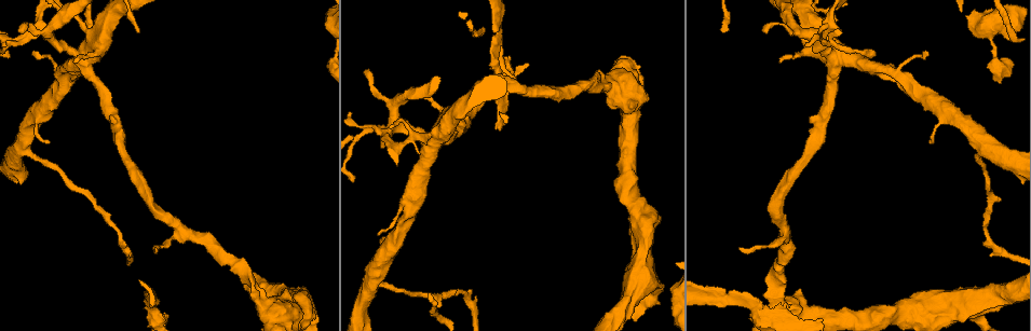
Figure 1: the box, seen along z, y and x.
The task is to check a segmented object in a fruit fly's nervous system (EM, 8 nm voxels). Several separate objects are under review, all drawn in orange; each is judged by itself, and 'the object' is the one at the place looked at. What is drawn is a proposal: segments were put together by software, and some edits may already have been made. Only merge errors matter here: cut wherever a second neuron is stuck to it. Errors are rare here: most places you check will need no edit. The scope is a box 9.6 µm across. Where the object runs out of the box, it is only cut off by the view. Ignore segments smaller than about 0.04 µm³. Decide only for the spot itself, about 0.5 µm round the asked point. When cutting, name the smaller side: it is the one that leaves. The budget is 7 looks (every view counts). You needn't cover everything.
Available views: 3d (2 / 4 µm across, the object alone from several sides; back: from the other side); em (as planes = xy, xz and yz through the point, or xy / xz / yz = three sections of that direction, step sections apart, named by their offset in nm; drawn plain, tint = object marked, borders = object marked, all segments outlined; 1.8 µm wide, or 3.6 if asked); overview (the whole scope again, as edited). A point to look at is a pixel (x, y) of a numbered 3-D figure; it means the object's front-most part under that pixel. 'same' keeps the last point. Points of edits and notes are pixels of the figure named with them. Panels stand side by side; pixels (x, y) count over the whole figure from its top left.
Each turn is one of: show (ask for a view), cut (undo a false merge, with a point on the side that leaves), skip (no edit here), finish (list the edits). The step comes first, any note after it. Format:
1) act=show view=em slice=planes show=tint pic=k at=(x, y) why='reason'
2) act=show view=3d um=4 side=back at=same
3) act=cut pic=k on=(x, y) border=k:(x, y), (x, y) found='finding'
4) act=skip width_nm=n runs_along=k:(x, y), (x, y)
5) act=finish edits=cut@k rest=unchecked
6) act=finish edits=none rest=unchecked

act=show view=3d um=4 side=back pic=1 at=(84, 63) why='abrupt turn'

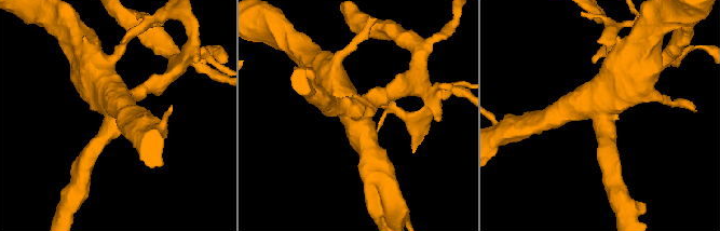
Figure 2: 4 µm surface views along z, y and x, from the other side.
act=show view=em um=3.6 slice=xy step=16 show=tint pic=2 at=(602, 109) arms=4 why='now the EM'

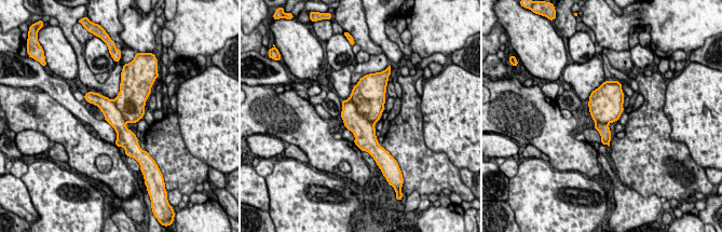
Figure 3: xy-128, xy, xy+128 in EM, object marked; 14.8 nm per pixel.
act=show view=em um=3.6 slice=planes show=borders at=same

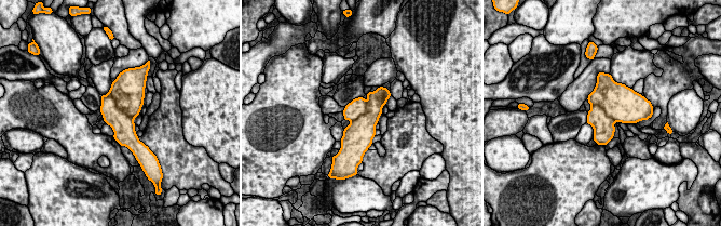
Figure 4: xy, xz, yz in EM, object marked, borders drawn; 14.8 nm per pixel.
act=cut pic=4 on=(128, 95) border=4:(108, 93), (116, 105), (133, 119) found='two neurons meet here'

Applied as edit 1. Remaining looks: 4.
act=show view=3d um=4 side=back pic=1 at=(152, 318) why='three-way junction'

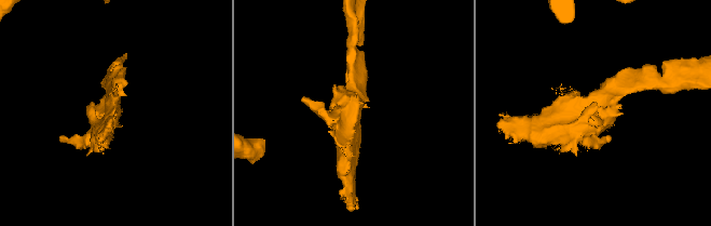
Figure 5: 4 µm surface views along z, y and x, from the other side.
act=show view=em slice=xz step=8 show=tint pic=5 at=(353, 107)

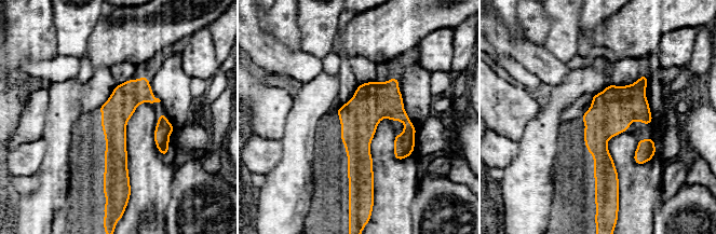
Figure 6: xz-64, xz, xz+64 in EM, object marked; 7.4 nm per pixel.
act=show view=em slice=planes show=tint at=same why='cut it another way'

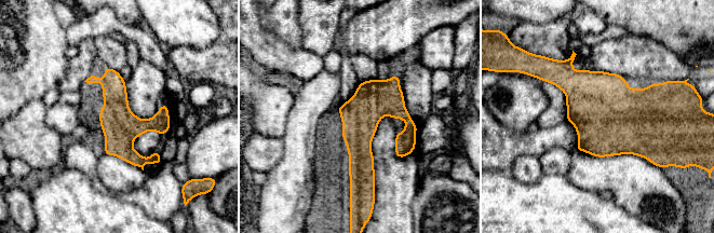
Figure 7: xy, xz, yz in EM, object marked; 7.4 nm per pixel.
act=skip runs_along=7:(395, 78), (360, 117), (354, 182) found='continuous, no second neuron'

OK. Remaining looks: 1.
act=finish edits=cut@4 rest=unchecked

